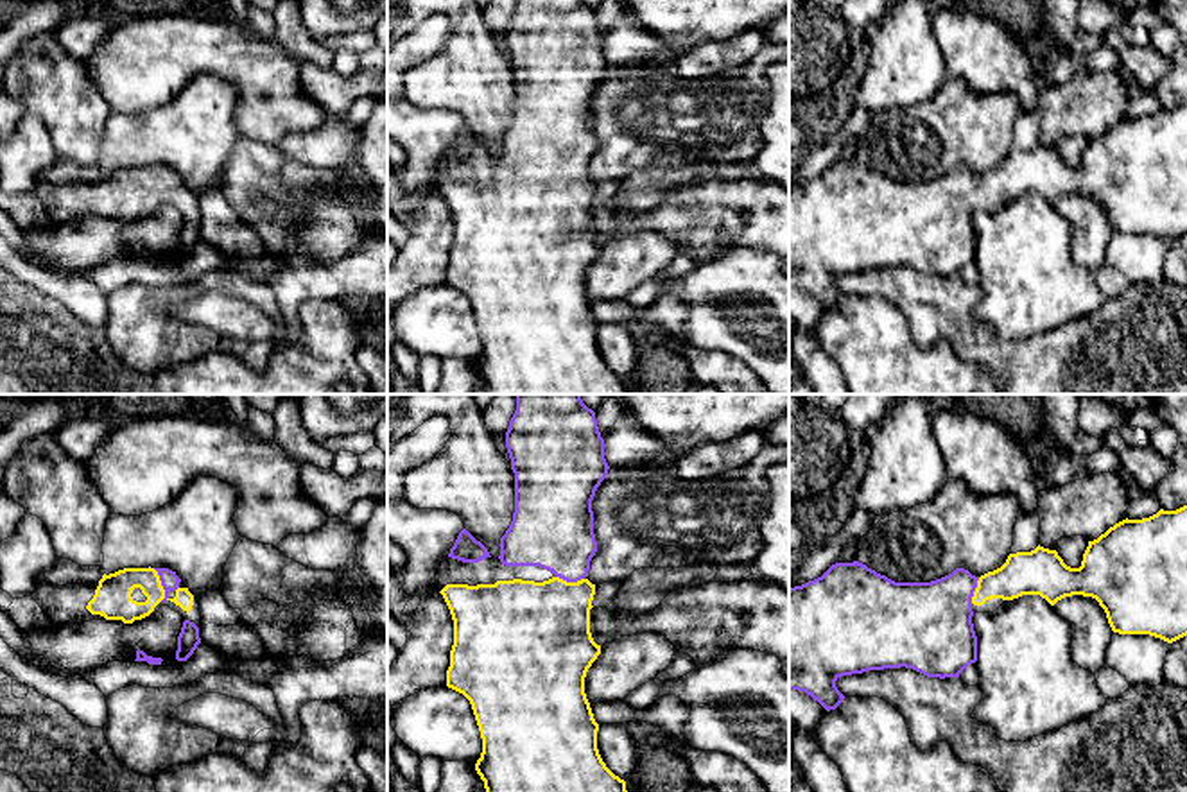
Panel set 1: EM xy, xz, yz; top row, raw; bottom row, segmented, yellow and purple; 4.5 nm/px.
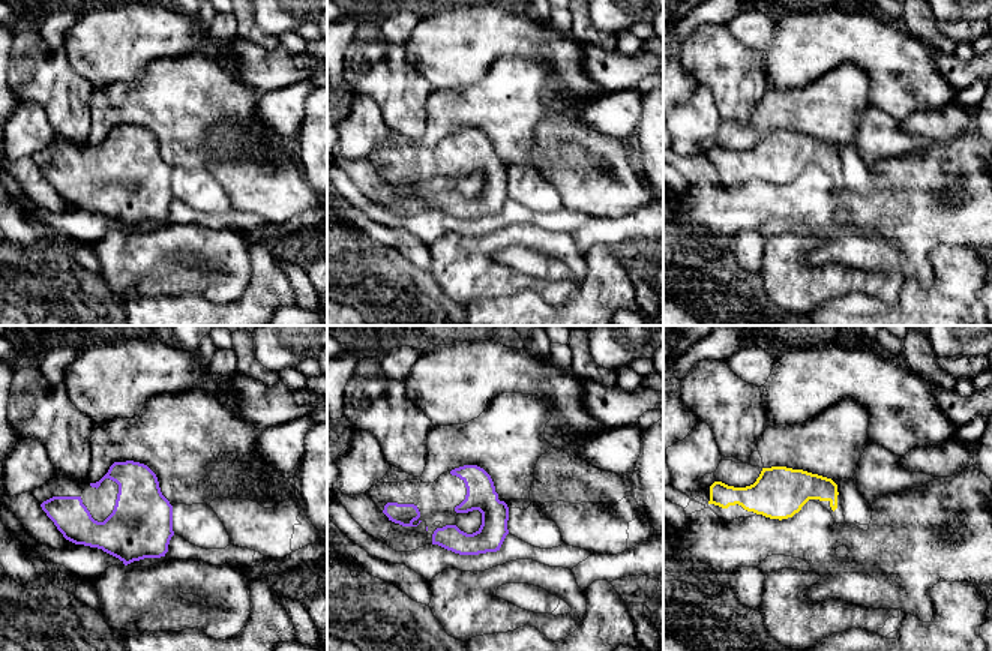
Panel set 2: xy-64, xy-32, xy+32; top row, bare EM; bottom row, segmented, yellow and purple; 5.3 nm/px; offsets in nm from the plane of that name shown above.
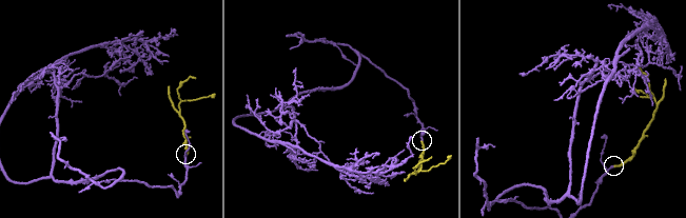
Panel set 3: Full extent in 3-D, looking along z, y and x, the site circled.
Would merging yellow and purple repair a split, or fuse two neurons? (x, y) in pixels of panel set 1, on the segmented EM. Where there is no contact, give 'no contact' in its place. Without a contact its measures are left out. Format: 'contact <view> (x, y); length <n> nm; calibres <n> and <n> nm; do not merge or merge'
contact xy (160, 585); length 160 nm; calibres 170 and 80 nm; merge

